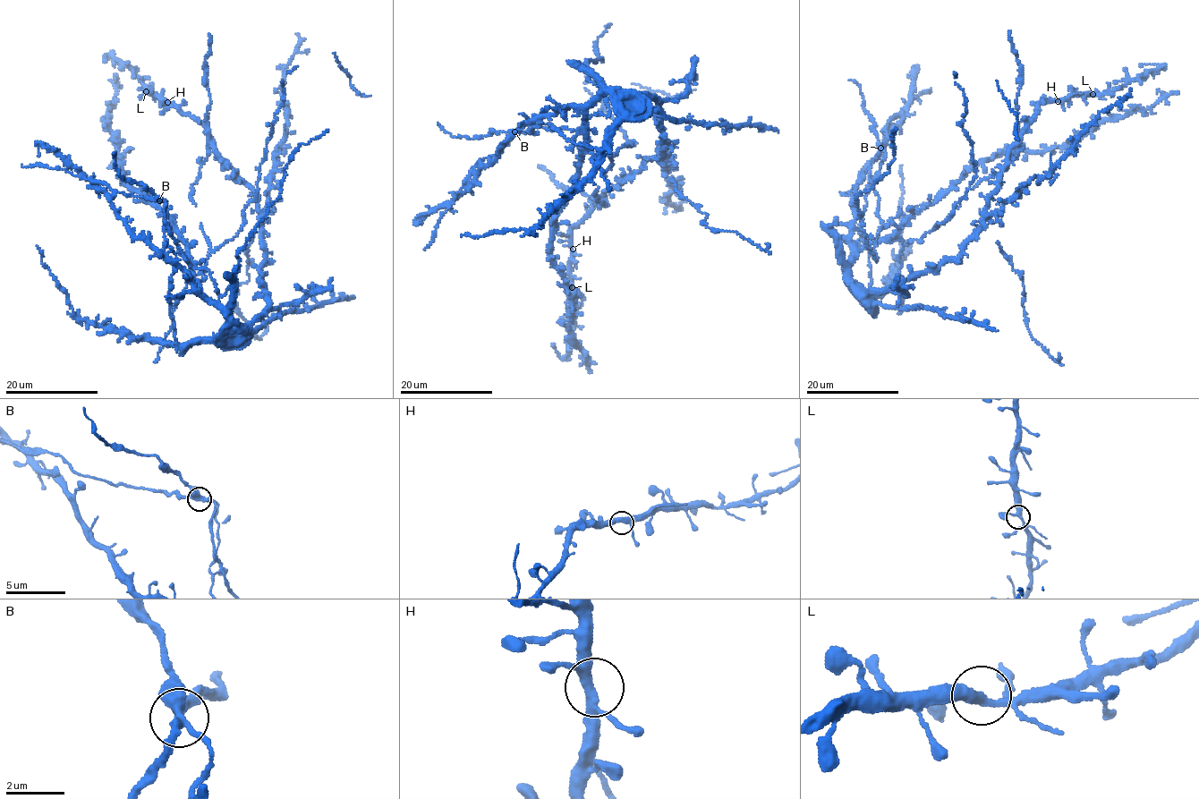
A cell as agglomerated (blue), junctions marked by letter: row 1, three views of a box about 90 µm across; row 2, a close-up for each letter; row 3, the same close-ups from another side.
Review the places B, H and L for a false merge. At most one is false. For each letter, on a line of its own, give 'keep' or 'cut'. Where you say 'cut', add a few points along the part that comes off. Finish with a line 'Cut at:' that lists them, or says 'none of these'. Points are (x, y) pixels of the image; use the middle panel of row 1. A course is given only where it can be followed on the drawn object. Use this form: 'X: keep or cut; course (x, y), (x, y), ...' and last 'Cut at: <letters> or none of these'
B: cut; course (514, 132), (525, 124), (575, 130), (608, 112), (586, 62), (602, 61), (594, 49), (610, 23)
H: keep
L: keep
Cut at: B

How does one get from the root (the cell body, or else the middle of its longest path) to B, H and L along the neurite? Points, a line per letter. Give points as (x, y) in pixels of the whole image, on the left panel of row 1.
B: (187, 344), (178, 344), (174, 338), (168, 293), (175, 254), (164, 237), (166, 203), (159, 199)
H: (187, 344), (259, 318), (267, 302), (259, 284), (265, 253), (256, 195), (222, 160), (206, 127), (167, 102)
L: (187, 344), (230, 333), (264, 312), (260, 213), (256, 195), (222, 160), (206, 127), (146, 91)

